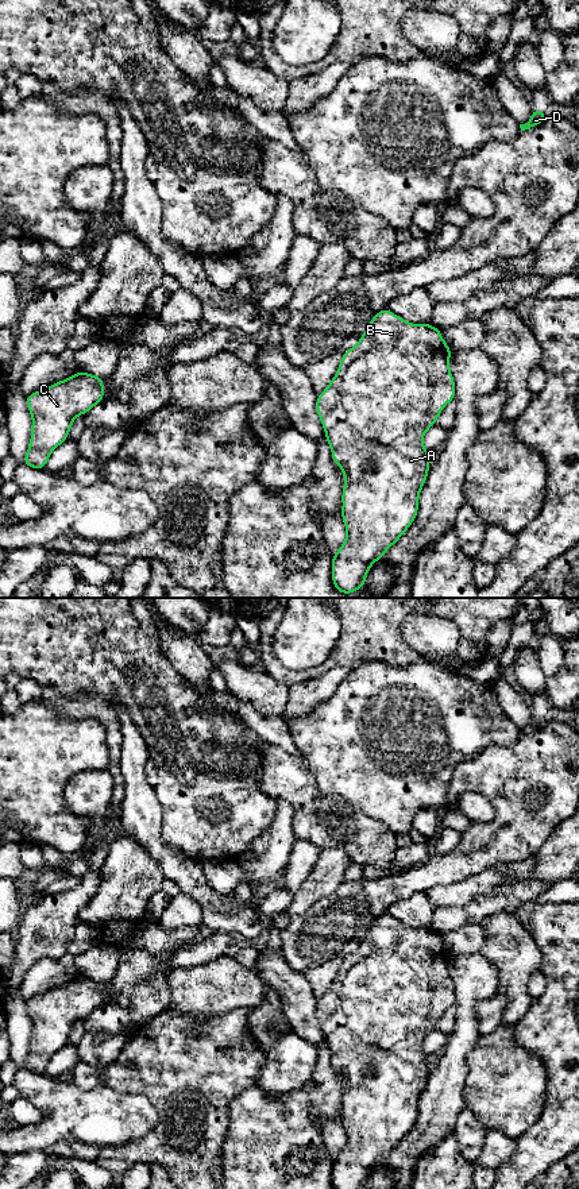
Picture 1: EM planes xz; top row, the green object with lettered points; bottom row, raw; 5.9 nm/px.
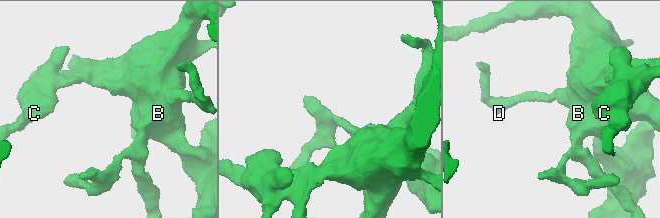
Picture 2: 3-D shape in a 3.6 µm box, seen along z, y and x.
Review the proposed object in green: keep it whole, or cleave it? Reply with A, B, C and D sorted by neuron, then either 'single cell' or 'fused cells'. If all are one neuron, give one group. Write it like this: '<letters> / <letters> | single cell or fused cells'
A B C D | single cell

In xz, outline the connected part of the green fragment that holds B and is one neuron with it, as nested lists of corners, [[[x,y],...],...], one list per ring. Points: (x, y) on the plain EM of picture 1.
[[[385,912],[373,922],[360,945],[343,958],[336,980],[317,1000],[316,1016],[325,1035],[325,1045],[332,1054],[333,1066],[344,1078],[341,1123],[347,1142],[332,1159],[333,1189],[364,1189],[370,1171],[416,1124],[418,1100],[431,1073],[429,1055],[422,1050],[422,1043],[436,1028],[443,1012],[455,1005],[451,957],[440,934],[432,929],[414,930]]]

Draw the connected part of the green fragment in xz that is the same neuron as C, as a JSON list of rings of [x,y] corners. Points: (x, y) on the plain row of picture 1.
[[[78,976],[27,1000],[32,1031],[23,1069],[43,1074],[50,1058],[69,1042],[74,1023],[104,1004],[103,991],[104,983]]]

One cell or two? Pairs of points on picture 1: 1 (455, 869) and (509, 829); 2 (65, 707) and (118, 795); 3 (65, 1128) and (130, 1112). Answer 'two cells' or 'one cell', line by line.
1: one cell
2: one cell
3: one cell

